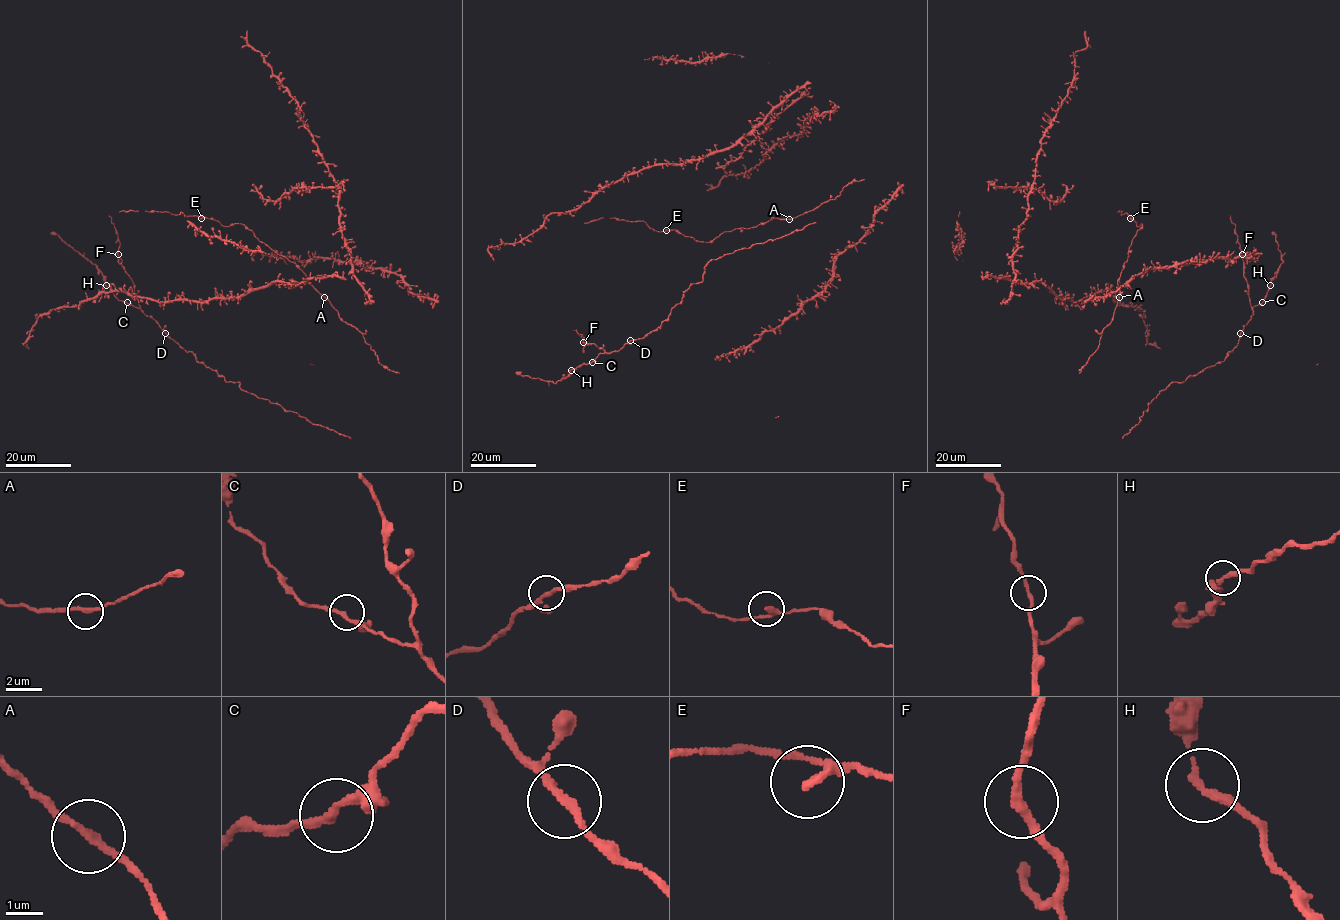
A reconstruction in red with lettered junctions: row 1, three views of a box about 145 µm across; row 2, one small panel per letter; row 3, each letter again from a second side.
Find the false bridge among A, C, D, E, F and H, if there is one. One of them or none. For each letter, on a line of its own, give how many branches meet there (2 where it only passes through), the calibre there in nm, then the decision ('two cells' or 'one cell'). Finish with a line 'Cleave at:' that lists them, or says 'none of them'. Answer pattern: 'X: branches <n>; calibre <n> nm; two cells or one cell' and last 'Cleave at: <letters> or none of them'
A: branches 2; calibre 220 nm; one cell
C: branches 2; calibre 220 nm; one cell
D: branches 2; calibre 200 nm; one cell
E: branches 2; calibre 190 nm; one cell
F: branches 2; calibre 220 nm; one cell
H: branches 2; calibre 200 nm; one cell
Cleave at: none of them

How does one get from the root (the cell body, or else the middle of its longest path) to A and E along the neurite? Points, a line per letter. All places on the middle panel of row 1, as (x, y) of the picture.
A: (772, 217), (789, 219)
E: (772, 217), (755, 227), (724, 231), (710, 242), (696, 241), (674, 230), (665, 230)

